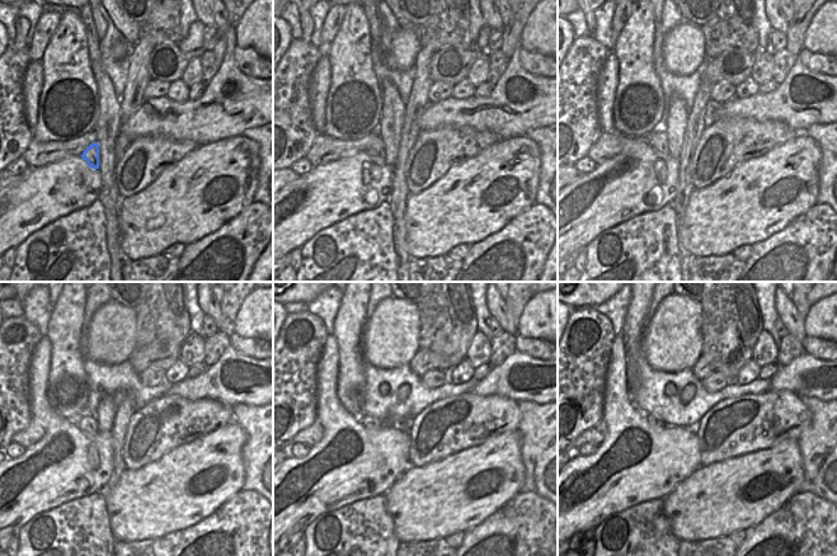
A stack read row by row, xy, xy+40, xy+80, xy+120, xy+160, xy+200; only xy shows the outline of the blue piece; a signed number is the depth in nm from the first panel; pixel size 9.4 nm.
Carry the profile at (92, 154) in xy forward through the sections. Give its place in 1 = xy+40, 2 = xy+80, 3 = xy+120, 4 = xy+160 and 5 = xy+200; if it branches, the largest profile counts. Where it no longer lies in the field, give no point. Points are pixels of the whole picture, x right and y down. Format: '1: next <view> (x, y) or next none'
1: next xy+40 (375, 151)
2: next xy+80 (658, 142)
3: next xy+120 (88, 424)
4: next xy+160 (370, 423)
5: next xy+200 (654, 422)

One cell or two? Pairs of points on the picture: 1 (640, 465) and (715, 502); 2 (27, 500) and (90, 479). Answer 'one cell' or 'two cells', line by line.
1: two cells
2: one cell

